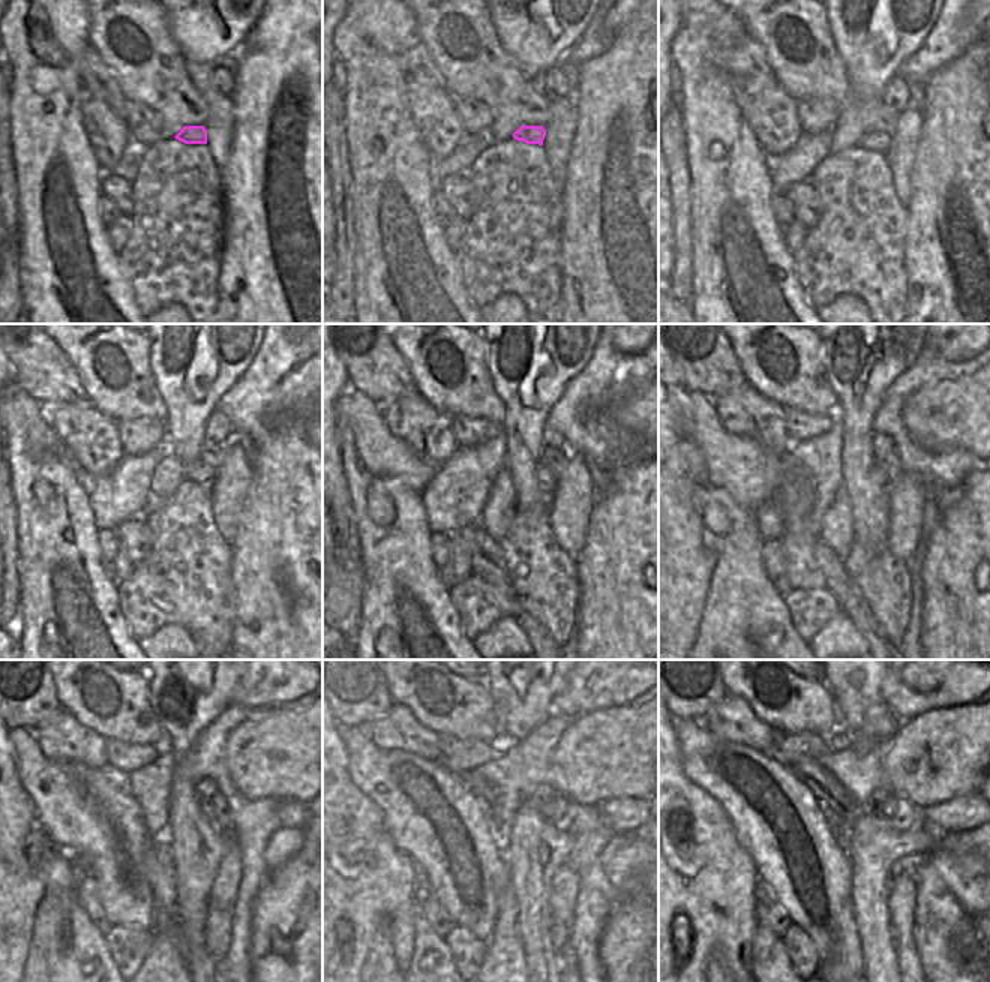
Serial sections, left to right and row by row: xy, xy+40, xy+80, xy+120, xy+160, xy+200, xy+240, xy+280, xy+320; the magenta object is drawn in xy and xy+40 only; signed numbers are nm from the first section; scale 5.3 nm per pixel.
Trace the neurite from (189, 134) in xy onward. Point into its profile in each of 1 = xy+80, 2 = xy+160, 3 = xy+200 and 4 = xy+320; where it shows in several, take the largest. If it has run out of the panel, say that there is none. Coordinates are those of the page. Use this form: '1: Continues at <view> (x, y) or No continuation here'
1: Continues at xy+80 (878, 141)
2: Continues at xy+160 (546, 476)
3: Continues at xy+200 (882, 474)
4: Continues at xy+320 (893, 804).

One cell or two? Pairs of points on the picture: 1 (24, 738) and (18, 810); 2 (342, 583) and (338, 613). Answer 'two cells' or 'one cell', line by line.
1: two cells
2: one cell

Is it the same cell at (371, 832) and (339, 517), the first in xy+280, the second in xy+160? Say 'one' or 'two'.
one

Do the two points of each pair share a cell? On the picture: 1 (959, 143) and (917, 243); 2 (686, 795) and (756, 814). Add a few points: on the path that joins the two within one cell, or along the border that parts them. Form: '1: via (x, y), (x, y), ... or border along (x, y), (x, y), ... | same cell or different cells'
1: via (959, 168), (936, 218) | same cell
2: border along (692, 783), (701, 787), (725, 811), (737, 835) | different cells

